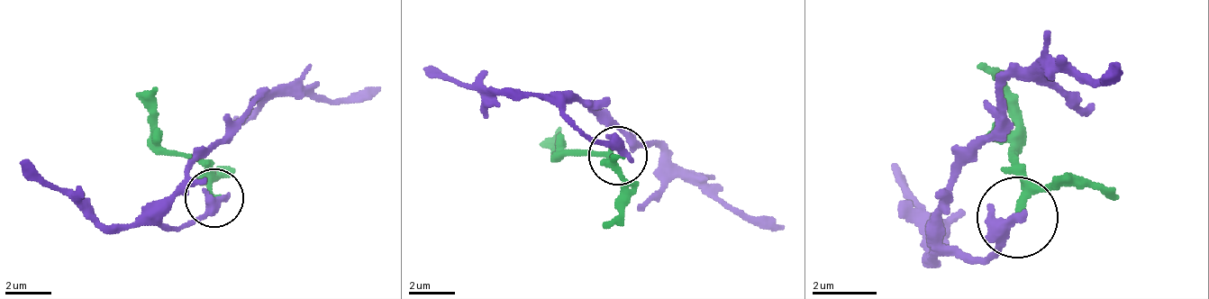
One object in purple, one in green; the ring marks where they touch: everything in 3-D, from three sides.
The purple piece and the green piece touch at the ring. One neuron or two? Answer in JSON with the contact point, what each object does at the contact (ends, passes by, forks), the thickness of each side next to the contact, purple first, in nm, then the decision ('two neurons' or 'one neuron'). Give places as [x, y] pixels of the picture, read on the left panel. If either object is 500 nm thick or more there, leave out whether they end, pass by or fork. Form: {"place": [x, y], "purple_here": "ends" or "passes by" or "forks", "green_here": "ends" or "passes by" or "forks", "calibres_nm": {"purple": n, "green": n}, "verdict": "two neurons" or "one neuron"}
{"place": [214, 197], "calibres_nm": {"purple": 500, "green": 170}, "verdict": "one neuron"}

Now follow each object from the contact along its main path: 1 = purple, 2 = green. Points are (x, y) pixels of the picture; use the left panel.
1: (213, 199), (177, 228), (160, 216), (184, 176), (259, 100), (364, 100), (381, 88)
2: (213, 199), (201, 164), (155, 130), (155, 88)

